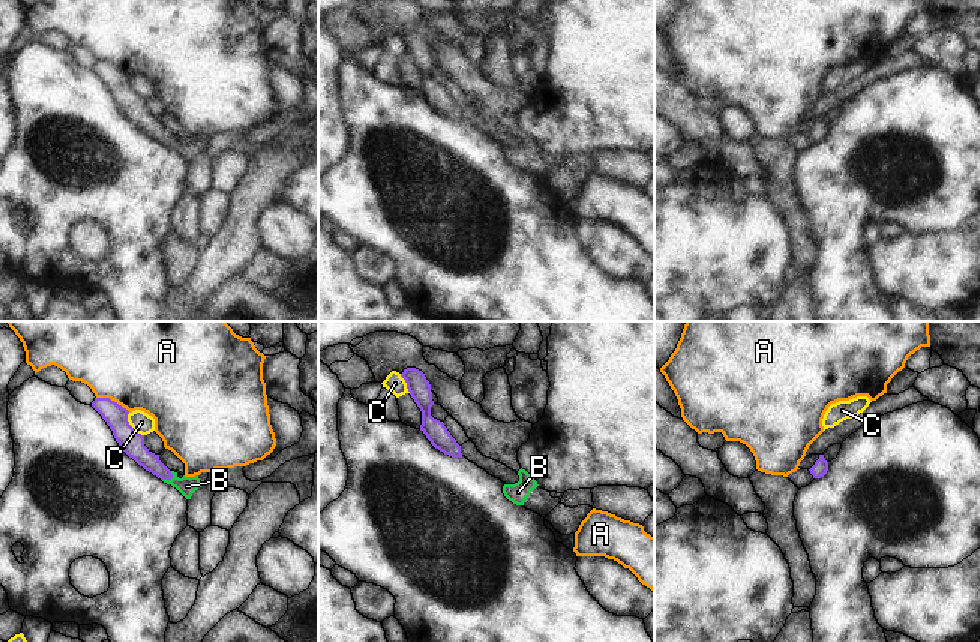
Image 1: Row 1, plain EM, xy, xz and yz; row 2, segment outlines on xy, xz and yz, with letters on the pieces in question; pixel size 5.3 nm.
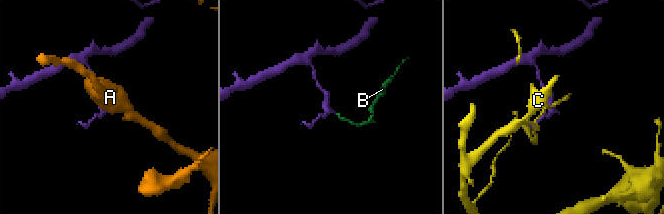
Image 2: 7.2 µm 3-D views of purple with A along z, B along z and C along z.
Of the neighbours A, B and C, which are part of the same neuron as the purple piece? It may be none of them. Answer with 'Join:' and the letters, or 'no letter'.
Join: B

